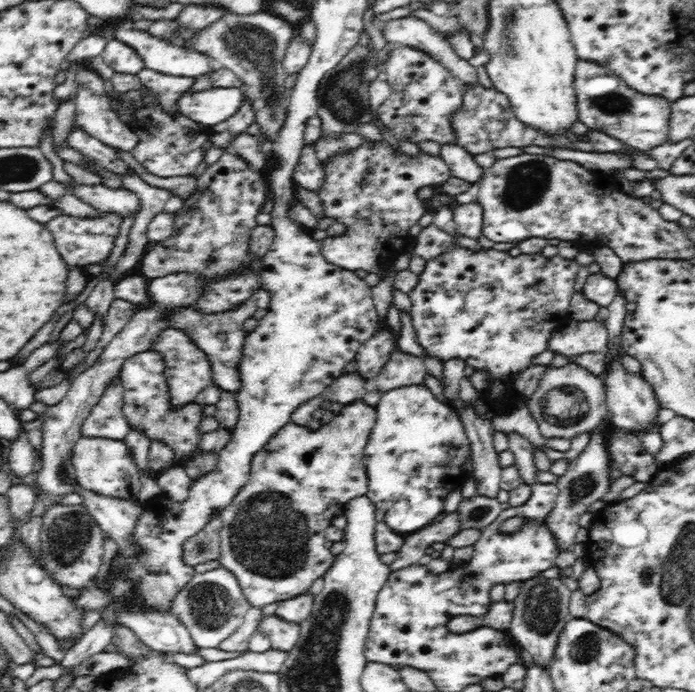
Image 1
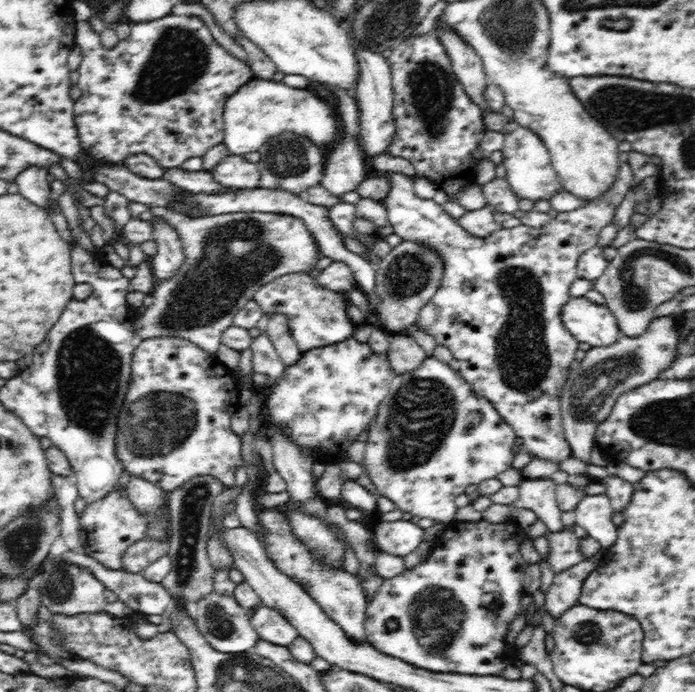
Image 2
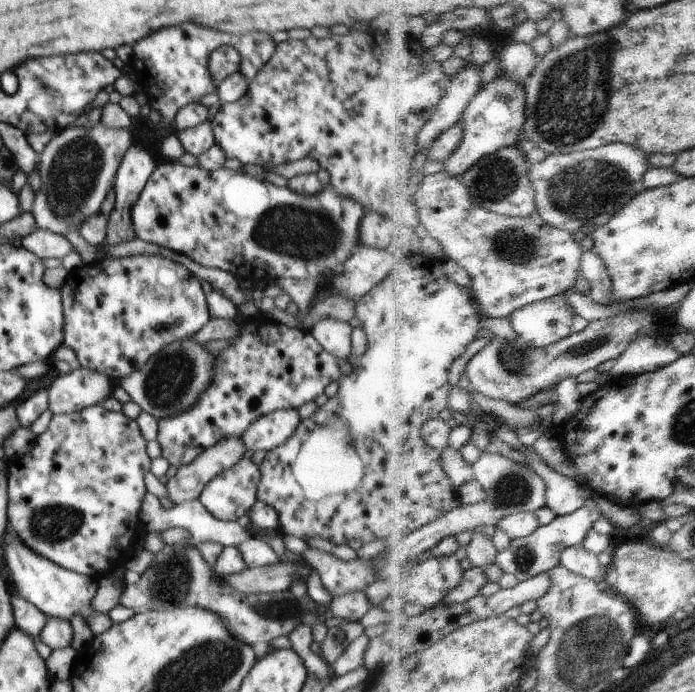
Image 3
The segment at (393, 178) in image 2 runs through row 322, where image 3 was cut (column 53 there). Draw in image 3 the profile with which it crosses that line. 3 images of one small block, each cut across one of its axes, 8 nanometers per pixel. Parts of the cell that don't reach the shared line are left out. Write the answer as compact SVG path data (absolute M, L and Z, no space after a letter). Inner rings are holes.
M101 404L71 413L54 415L48 429L36 437L34 448L30 452L7 459L7 495L9 498L7 504L7 530L11 535L18 537L22 544L25 544L36 554L51 560L62 568L92 577L97 581L101 577L108 576L108 573L115 569L121 568L135 554L140 538L147 533L139 515L142 499L147 491L145 474L151 467L151 459L146 453L146 444L147 442L142 438L138 423L135 420L128 418L122 411L112 412L106 410Z

